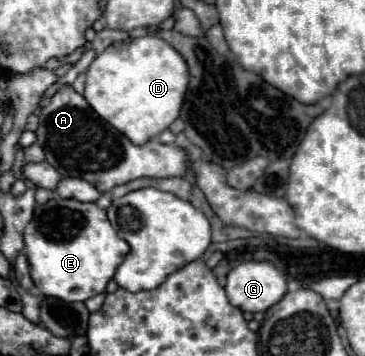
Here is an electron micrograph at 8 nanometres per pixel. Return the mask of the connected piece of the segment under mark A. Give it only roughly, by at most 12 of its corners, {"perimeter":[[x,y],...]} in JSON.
{"perimeter":[[70,85],[36,135],[62,177],[100,193],[184,177],[182,147],[134,145]]}

